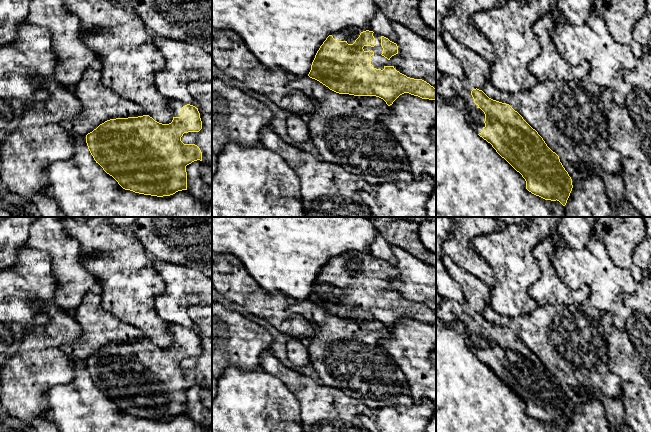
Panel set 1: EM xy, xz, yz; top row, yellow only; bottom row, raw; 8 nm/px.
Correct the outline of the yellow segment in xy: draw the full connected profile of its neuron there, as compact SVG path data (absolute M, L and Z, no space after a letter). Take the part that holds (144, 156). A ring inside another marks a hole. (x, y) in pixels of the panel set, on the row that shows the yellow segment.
M169 100L173 111L173 120L169 124L155 121L149 115L128 118L116 118L105 121L86 135L88 149L96 163L112 176L125 190L157 197L170 196L178 191L187 190L186 166L194 161L202 161L202 152L195 144L184 144L181 137L184 133L199 132L202 121L198 108L178 100Z

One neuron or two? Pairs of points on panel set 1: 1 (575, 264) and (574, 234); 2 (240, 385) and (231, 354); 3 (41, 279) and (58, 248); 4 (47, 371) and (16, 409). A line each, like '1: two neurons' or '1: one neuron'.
1: two neurons
2: two neurons
3: two neurons
4: one neuron

